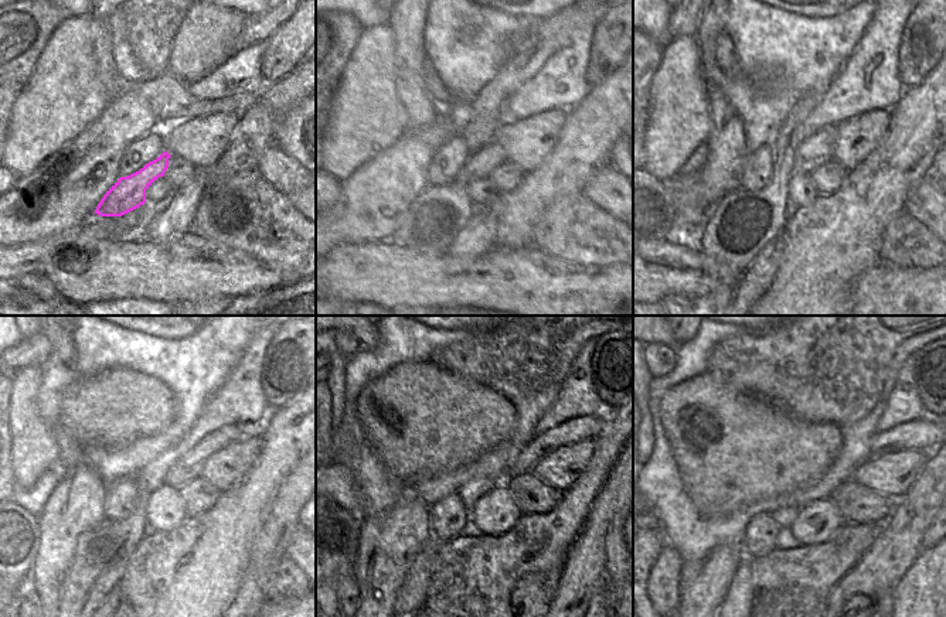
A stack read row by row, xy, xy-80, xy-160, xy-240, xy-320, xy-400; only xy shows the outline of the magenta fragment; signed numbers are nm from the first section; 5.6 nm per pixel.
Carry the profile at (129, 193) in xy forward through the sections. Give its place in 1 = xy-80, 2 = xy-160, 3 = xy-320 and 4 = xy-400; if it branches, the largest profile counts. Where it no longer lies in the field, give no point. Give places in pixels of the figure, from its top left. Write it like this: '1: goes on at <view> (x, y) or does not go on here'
1: goes on at xy-80 (482, 163)
2: goes on at xy-160 (819, 147)
3: goes on at xy-320 (570, 433)
4: goes on at xy-400 (921, 433)

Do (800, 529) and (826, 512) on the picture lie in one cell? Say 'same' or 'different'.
same

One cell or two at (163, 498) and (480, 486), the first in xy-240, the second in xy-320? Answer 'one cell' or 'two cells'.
two cells

